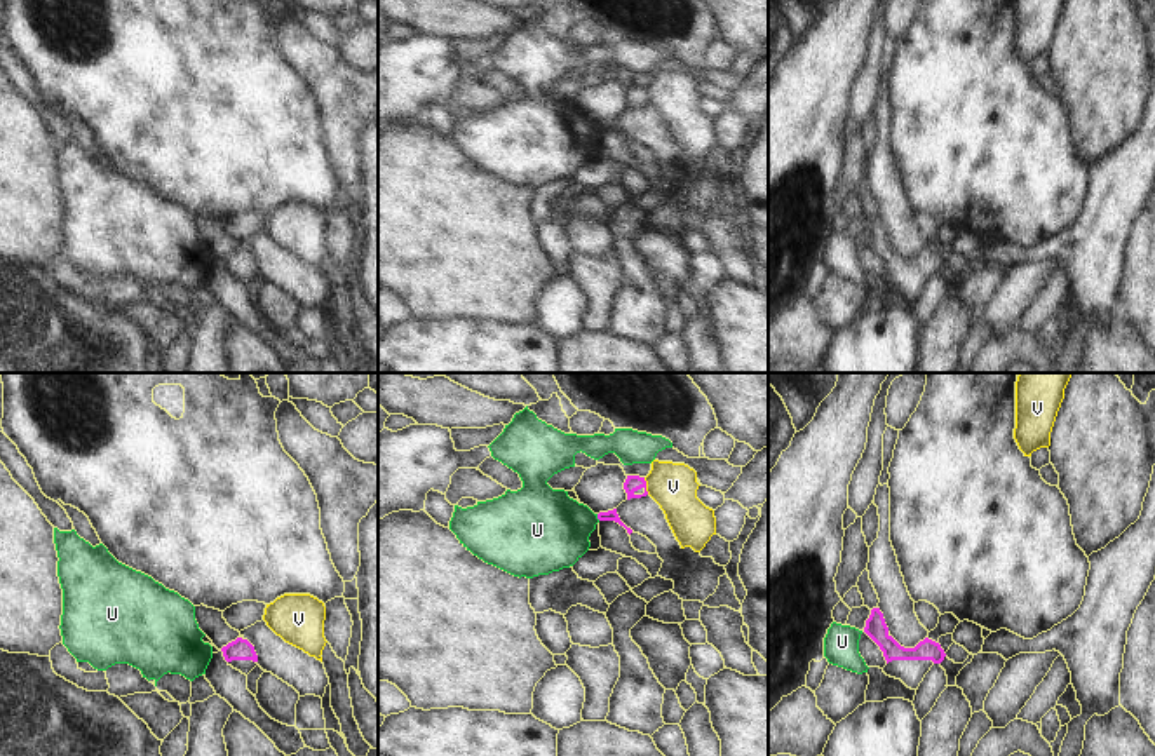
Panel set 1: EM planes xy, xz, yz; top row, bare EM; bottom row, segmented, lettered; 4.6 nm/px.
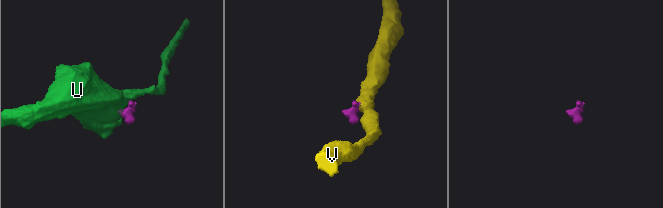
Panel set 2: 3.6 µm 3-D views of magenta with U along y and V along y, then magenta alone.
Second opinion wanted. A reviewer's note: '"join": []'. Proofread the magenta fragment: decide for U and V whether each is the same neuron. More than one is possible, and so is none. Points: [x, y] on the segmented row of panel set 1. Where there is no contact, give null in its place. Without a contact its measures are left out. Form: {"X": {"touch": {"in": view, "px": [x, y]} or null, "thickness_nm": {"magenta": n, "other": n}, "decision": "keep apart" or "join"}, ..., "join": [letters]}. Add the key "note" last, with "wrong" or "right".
{"U": {"touch": {"in": "xz", "px": [598, 518]}, "thickness_nm": {"magenta": 50, "other": 380}, "decision": "keep apart"}, "V": {"touch": {"in": "xz", "px": [645, 486]}, "thickness_nm": {"magenta": 80, "other": 220}, "decision": "keep apart"}, "join": [], "note": "right"}

